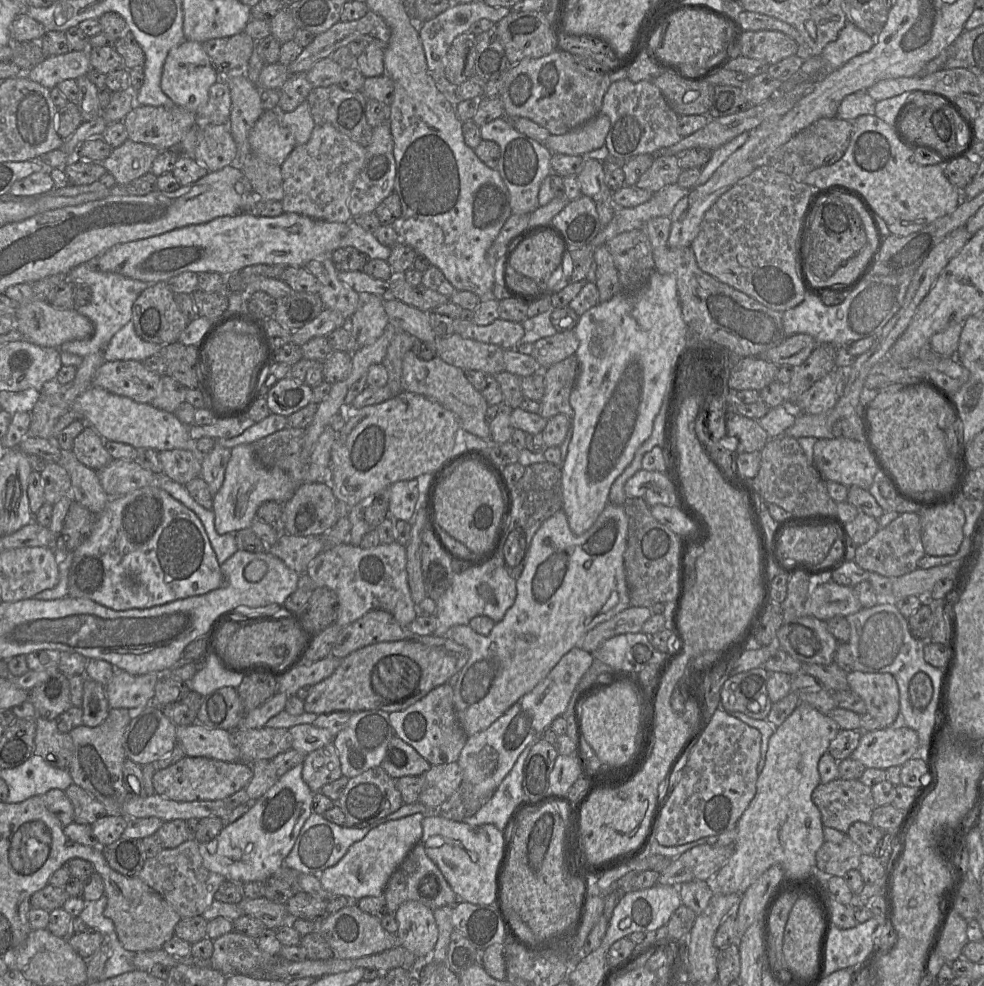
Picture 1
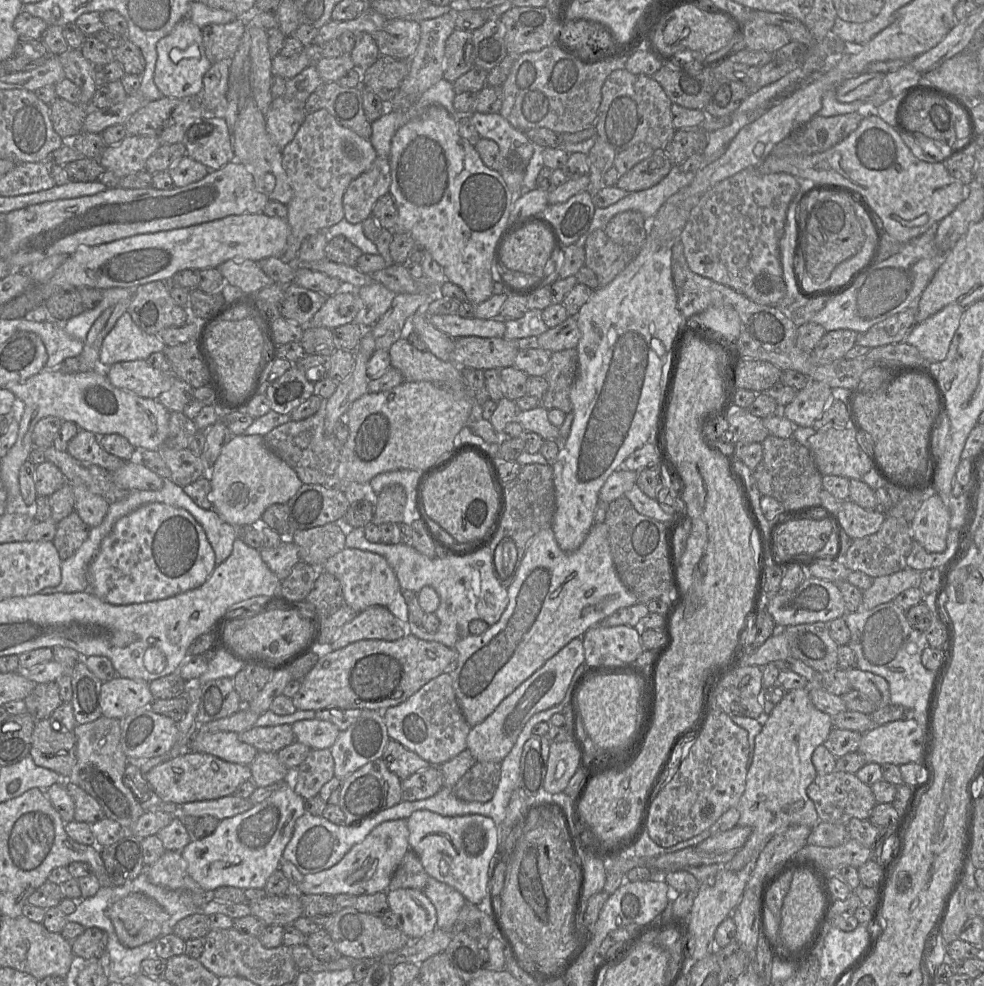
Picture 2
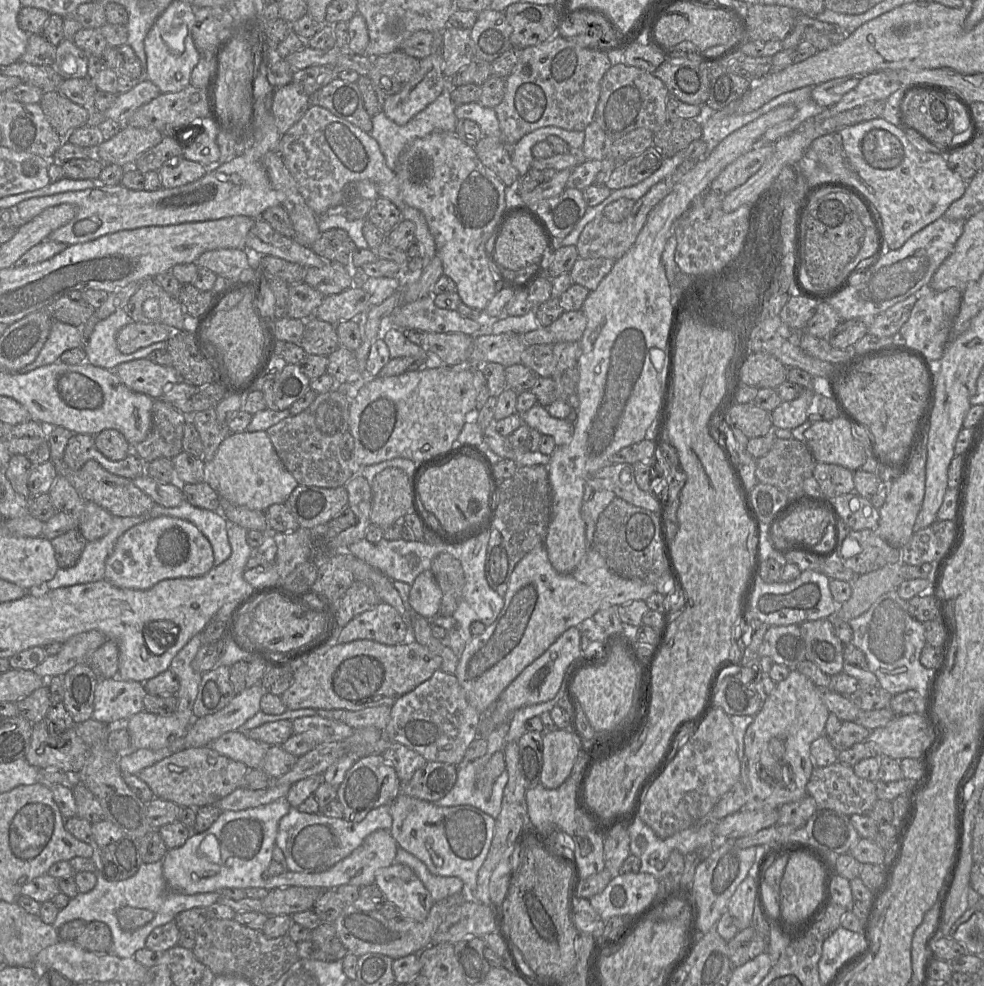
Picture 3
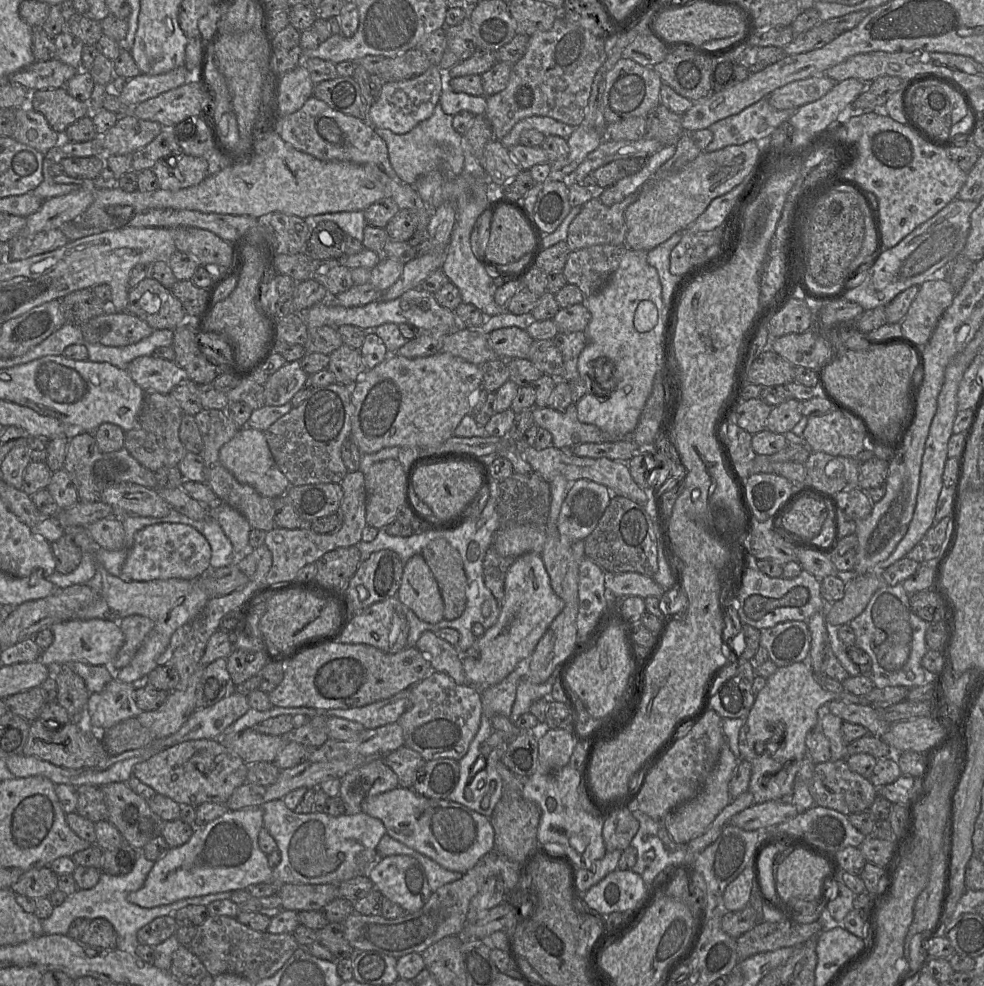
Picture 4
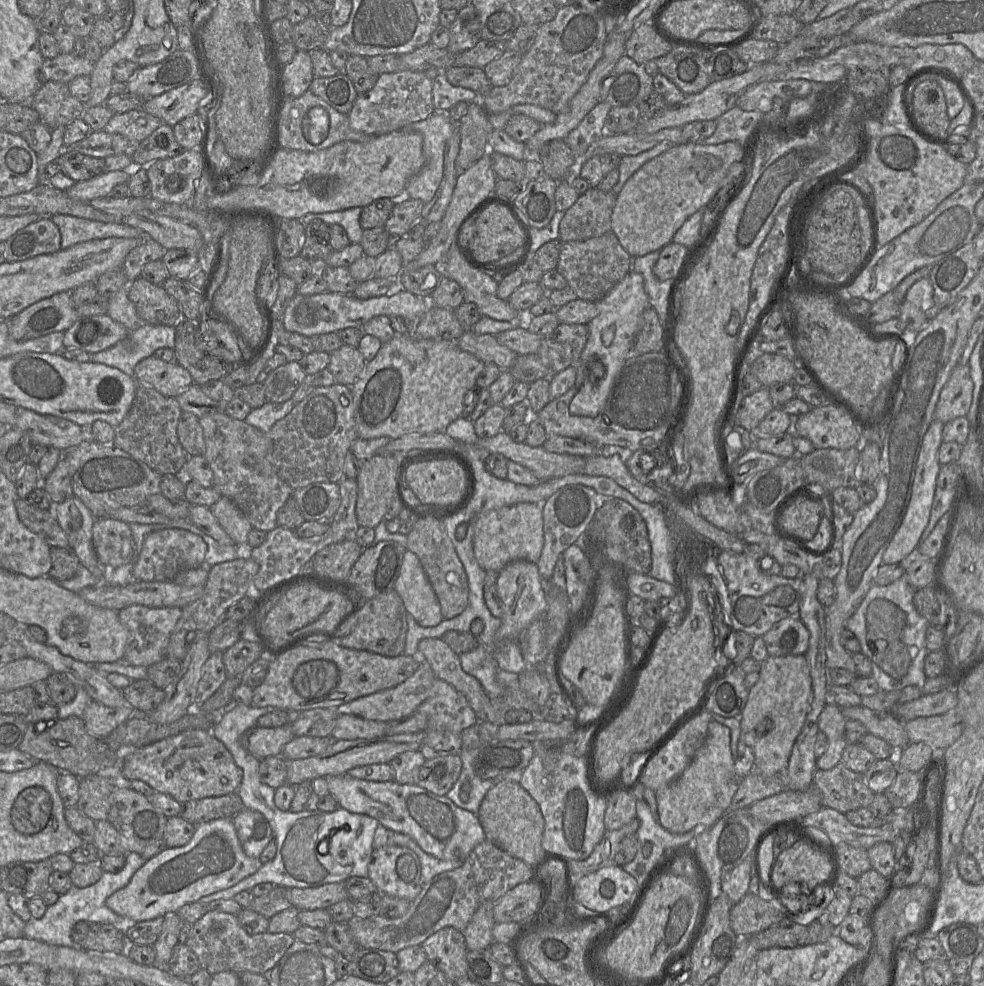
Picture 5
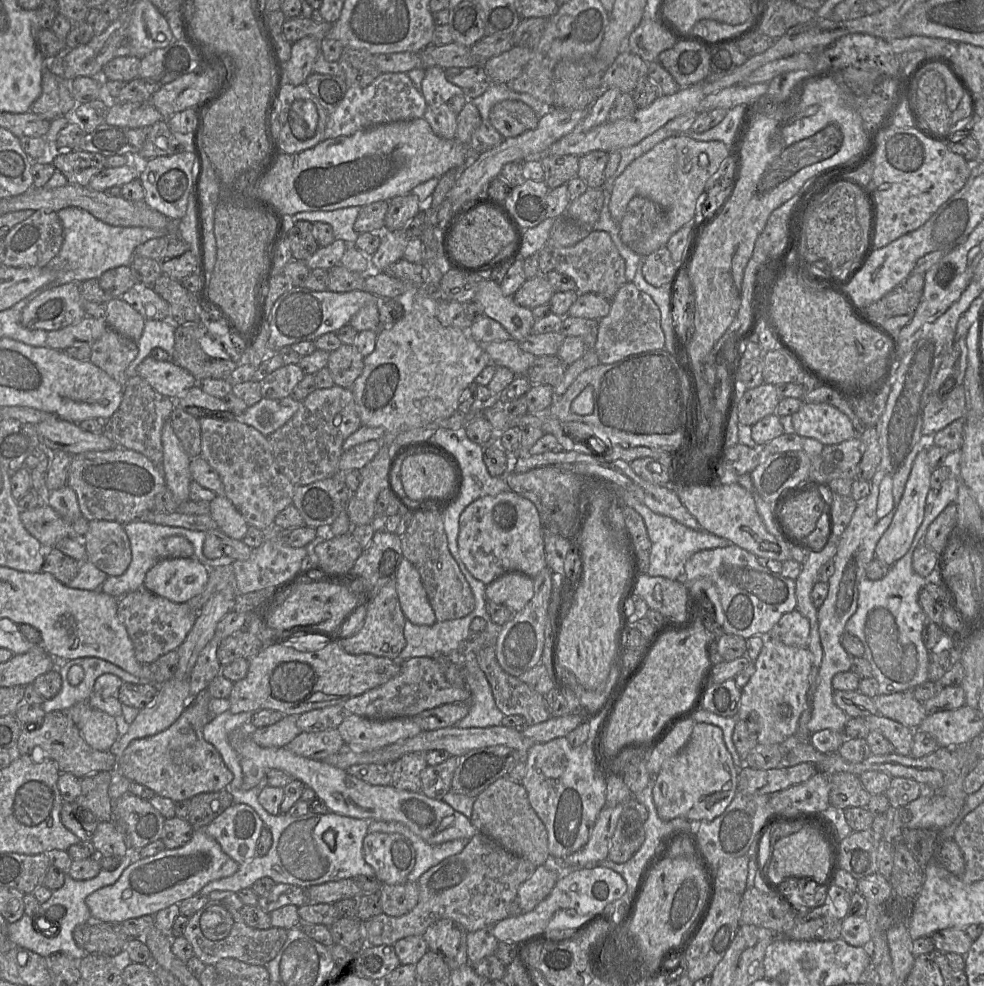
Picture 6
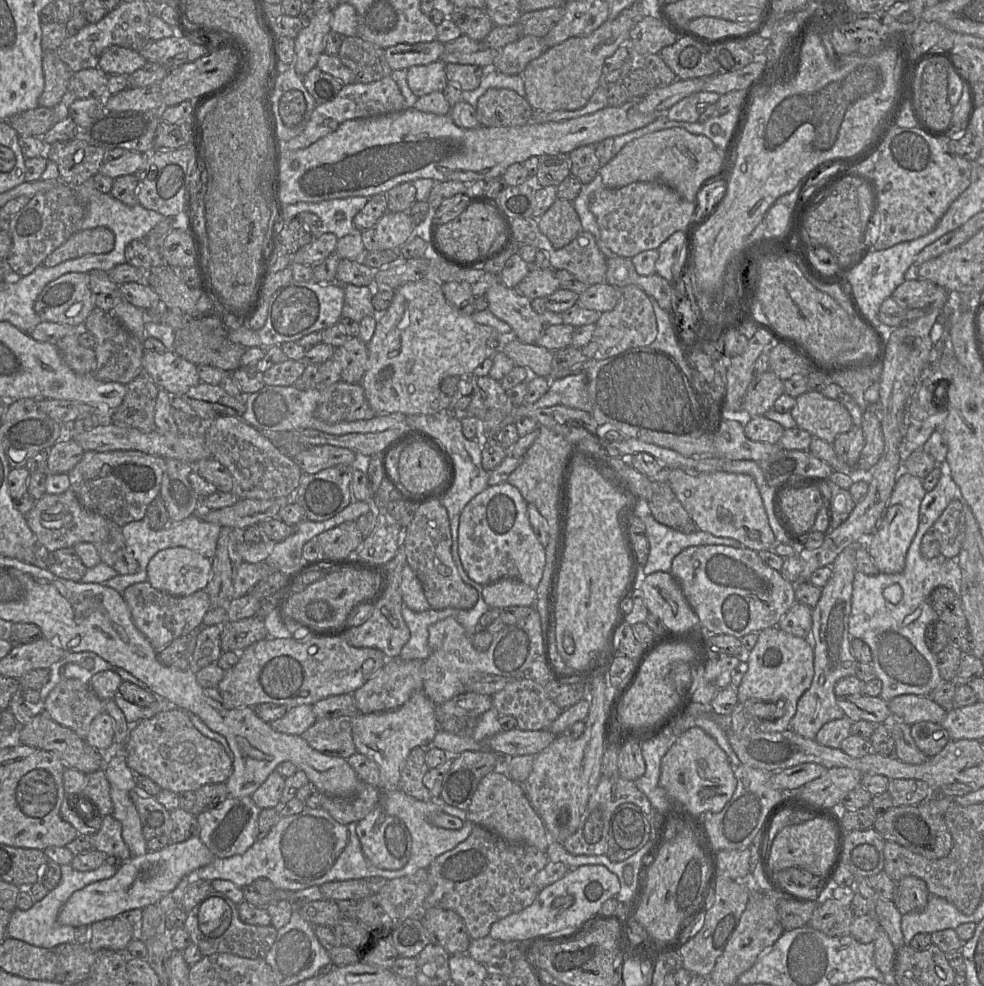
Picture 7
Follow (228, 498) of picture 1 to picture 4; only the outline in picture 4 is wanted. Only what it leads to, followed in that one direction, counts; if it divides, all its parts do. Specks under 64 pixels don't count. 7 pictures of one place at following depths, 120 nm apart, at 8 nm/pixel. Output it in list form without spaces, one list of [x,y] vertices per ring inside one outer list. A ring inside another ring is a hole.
[[[242,427],[219,451],[220,463],[240,482],[253,487],[265,497],[276,499],[283,496],[291,484],[277,466],[268,446],[264,432]]]

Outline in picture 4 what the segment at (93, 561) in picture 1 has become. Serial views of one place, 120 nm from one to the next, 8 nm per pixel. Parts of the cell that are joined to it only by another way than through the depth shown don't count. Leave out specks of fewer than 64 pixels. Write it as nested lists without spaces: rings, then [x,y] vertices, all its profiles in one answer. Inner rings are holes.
[[[179,523],[154,524],[136,532],[122,576],[131,581],[196,579],[210,568],[210,558],[211,547],[195,528]]]

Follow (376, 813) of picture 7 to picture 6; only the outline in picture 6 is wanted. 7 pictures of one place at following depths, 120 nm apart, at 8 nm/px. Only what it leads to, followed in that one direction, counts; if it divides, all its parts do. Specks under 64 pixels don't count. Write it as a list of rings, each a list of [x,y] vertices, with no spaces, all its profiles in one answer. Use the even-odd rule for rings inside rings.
[[[372,832],[363,840],[363,856],[383,884],[407,881],[416,862],[412,843],[402,834]]]

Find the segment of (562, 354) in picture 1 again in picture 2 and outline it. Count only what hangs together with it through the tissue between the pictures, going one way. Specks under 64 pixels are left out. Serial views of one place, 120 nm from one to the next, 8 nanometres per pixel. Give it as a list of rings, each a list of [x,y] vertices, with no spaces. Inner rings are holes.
[[[569,316],[556,327],[549,328],[538,336],[539,347],[549,353],[576,348],[581,338],[575,316]]]

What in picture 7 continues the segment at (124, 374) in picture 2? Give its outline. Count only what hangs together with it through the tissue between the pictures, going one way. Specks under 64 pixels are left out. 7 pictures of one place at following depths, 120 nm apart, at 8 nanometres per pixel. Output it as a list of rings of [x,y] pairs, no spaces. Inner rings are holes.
[[[145,350],[142,364],[143,373],[172,397],[183,396],[190,387],[200,383],[198,366],[173,350],[163,353]]]

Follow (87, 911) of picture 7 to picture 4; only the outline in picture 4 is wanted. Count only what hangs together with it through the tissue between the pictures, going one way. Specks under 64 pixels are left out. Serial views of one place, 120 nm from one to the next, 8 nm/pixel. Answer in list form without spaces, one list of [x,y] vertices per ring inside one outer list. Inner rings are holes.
[[[261,807],[228,810],[205,826],[194,828],[194,833],[186,843],[169,848],[164,856],[154,862],[143,886],[130,893],[127,900],[142,908],[154,908],[187,898],[248,890],[252,885],[273,883],[273,869],[269,867],[267,855],[261,851],[258,844],[258,835],[262,828]]]

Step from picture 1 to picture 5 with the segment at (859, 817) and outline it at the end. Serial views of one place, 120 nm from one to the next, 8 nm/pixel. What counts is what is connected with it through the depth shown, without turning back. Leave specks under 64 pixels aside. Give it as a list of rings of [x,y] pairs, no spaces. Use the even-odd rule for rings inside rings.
[[[841,762],[830,770],[816,769],[813,788],[820,795],[822,807],[843,814],[867,808],[875,795],[865,784],[863,774],[851,771]]]

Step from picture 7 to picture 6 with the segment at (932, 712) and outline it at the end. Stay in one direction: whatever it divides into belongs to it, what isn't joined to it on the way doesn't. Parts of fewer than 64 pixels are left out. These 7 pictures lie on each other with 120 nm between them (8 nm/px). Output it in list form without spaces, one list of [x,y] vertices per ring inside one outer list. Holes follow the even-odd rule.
[[[903,691],[890,695],[877,695],[872,698],[877,713],[901,723],[911,729],[917,728],[927,714],[923,702],[918,701],[912,691]]]

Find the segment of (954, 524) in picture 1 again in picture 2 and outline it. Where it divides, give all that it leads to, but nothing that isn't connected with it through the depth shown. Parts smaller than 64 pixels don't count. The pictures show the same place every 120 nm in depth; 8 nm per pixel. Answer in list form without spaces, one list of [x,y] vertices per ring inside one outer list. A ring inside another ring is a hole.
[[[938,494],[920,505],[910,523],[911,536],[929,553],[944,552],[950,530],[951,514]]]

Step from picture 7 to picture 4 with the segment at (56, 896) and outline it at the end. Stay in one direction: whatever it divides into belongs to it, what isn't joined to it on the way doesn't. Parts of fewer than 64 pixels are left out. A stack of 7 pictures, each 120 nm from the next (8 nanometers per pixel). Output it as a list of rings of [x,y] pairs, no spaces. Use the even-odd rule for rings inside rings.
[[[140,852],[132,871],[124,876],[111,876],[101,872],[98,883],[86,890],[77,889],[74,893],[67,895],[64,902],[53,908],[52,914],[42,920],[44,934],[67,935],[70,924],[77,918],[96,919],[103,918],[109,921],[114,927],[120,940],[120,947],[133,947],[140,945],[136,943],[136,936],[139,929],[154,919],[161,916],[173,915],[175,912],[188,905],[205,905],[217,900],[230,899],[233,892],[221,892],[183,899],[172,904],[162,905],[154,908],[142,908],[127,900],[130,893],[139,890],[152,869],[154,862],[147,860]]]

